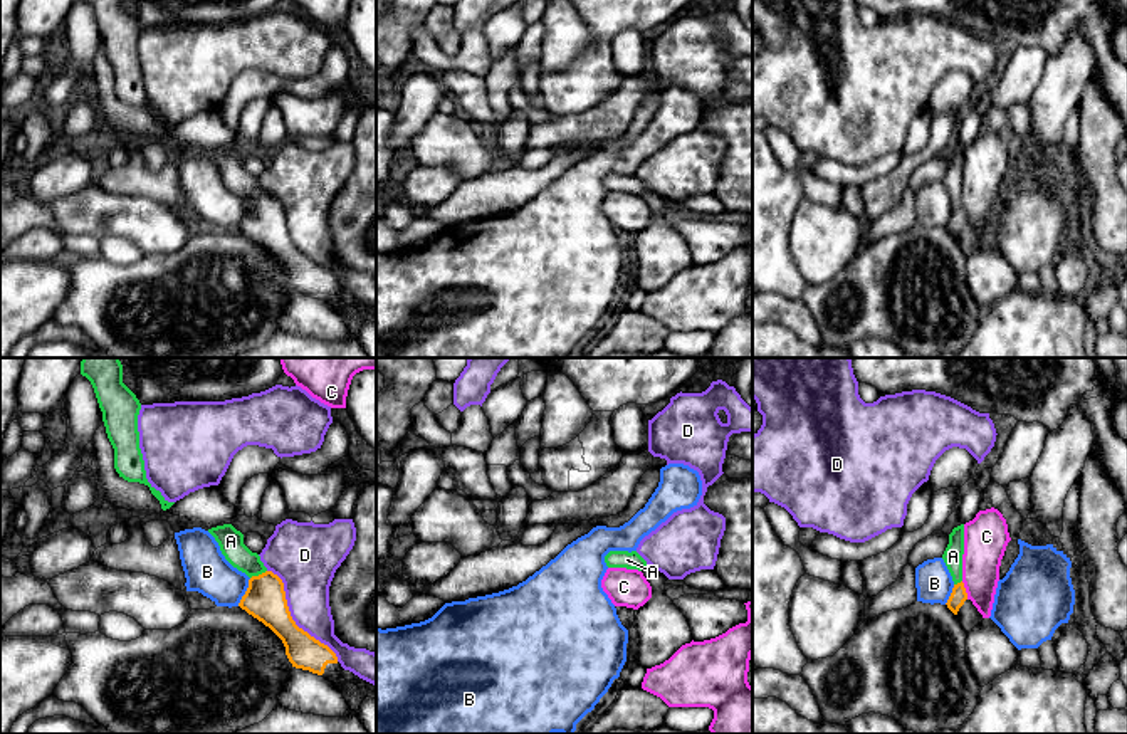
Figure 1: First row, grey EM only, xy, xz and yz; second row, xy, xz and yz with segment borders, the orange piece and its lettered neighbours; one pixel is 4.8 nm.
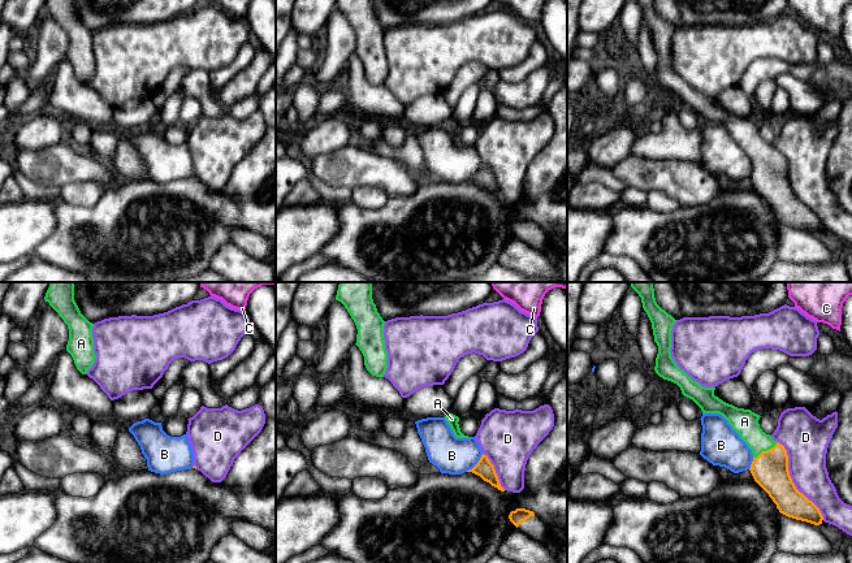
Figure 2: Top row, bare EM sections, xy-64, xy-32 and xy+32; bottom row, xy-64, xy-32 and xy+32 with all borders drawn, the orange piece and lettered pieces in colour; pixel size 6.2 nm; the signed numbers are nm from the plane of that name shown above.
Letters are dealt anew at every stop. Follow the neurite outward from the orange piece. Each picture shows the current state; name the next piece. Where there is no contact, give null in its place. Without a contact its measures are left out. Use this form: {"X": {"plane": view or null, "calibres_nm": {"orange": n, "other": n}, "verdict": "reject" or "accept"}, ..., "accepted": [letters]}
{"A": {"plane": "xy", "calibres_nm": {"orange": 190, "other": 120}, "verdict": "accept"}, "B": {"plane": "xy", "calibres_nm": {"orange": 190, "other": 220}, "verdict": "reject"}, "C": {"plane": "yz", "calibres_nm": {"orange": 80, "other": 200}, "verdict": "reject"}, "D": {"plane": "xy", "calibres_nm": {"orange": 190, "other": 260}, "verdict": "reject"}, "accepted": ["A"]}

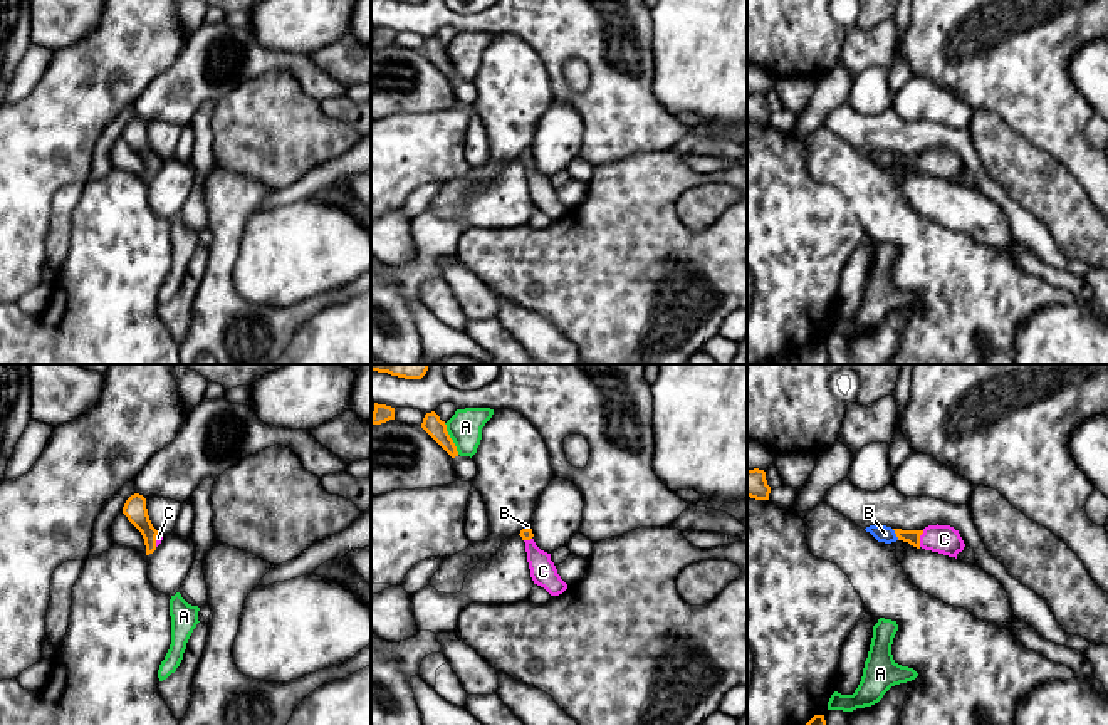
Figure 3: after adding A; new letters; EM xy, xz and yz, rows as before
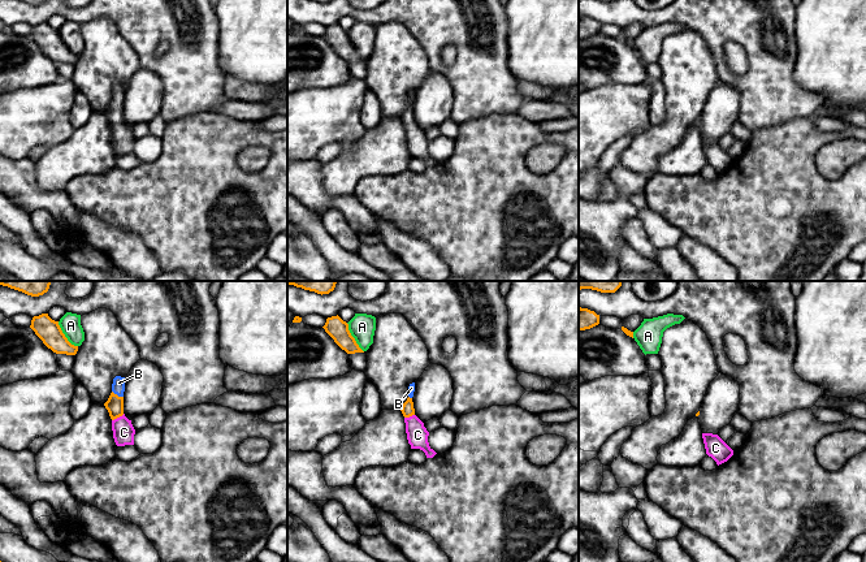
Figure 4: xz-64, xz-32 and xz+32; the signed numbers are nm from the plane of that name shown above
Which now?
{"A": {"plane": "xz", "calibres_nm": {"orange": 90, "other": 160}, "verdict": "reject"}, "B": {"plane": "yz", "calibres_nm": {"orange": 70, "other": 80}, "verdict": "accept"}, "C": {"plane": "yz", "calibres_nm": {"orange": 70, "other": 140}, "verdict": "accept"}, "accepted": ["B", "C"]}

